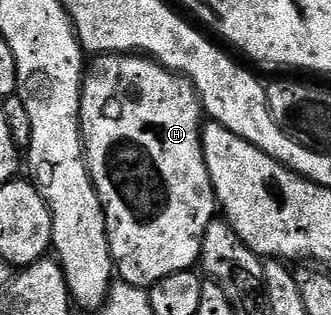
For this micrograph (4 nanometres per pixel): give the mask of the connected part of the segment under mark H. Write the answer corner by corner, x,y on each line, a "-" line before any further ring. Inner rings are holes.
141,53
100,54
91,62
82,80
80,108
86,167
102,202
117,277
130,286
149,288
172,272
199,265
206,229
219,209
204,160
202,102
190,79

